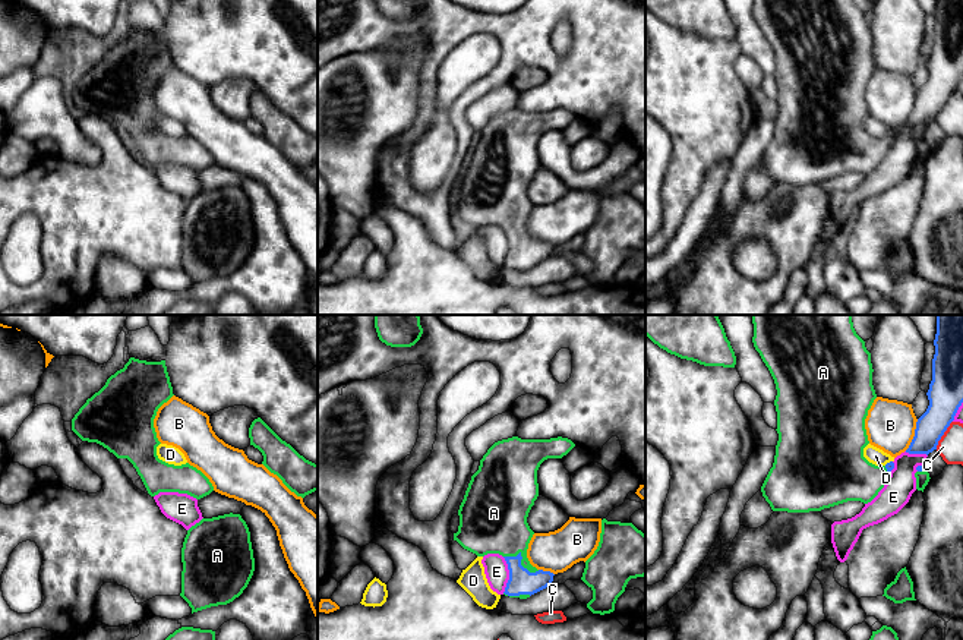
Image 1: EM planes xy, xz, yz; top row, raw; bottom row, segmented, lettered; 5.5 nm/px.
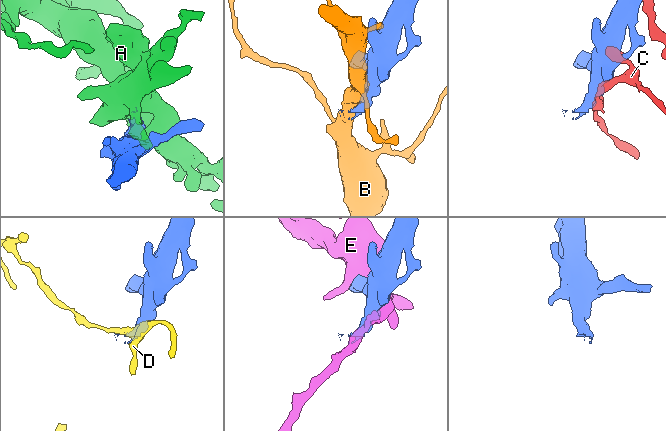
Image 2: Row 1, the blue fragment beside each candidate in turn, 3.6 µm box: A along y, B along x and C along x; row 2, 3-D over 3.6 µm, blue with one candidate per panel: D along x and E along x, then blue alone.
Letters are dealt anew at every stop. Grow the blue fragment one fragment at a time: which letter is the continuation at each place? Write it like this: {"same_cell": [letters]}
{"same_cell": ["A"]}

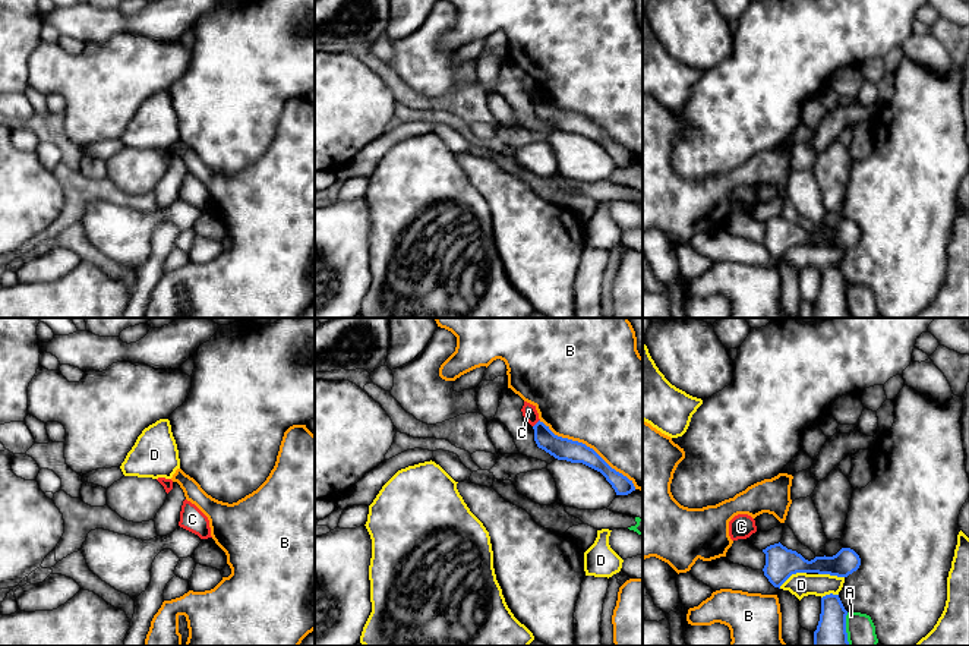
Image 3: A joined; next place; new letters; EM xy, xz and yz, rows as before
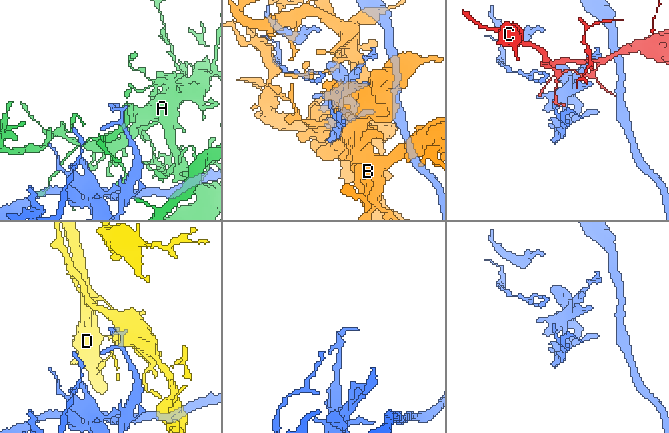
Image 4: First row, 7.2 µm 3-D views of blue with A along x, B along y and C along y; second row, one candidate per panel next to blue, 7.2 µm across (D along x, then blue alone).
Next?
{"same_cell": []}

